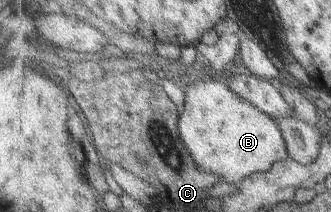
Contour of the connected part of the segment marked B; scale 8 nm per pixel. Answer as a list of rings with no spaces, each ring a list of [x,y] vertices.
[[[215,71],[208,74],[205,79],[193,82],[189,89],[188,103],[182,110],[178,127],[184,137],[184,144],[198,163],[198,167],[206,172],[216,173],[227,183],[240,184],[254,173],[268,173],[276,163],[291,159],[288,143],[279,122],[272,118],[270,113],[256,107],[252,101],[234,93],[234,89],[230,89],[226,80],[220,79]]]

